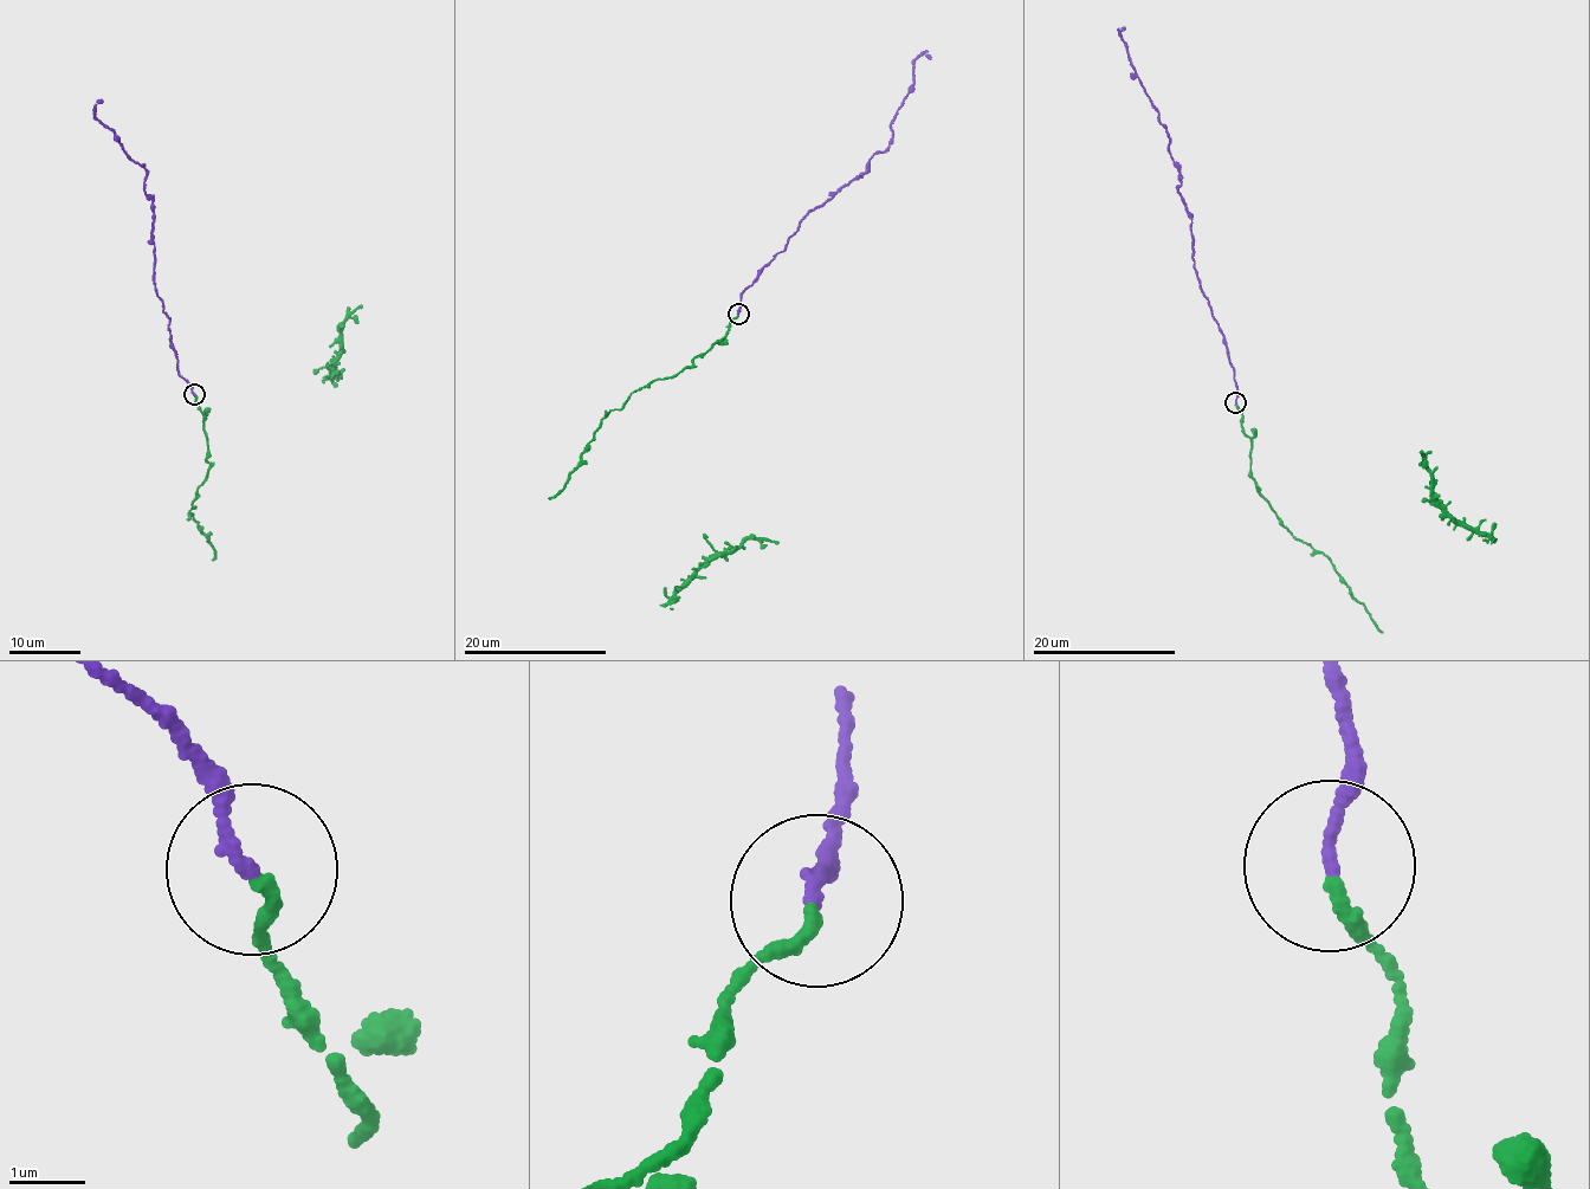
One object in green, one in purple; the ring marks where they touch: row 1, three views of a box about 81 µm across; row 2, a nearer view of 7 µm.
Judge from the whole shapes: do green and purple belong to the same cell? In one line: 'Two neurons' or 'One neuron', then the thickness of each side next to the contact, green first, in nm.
One neuron. Thickness 160 nm (green) against 140 nm

